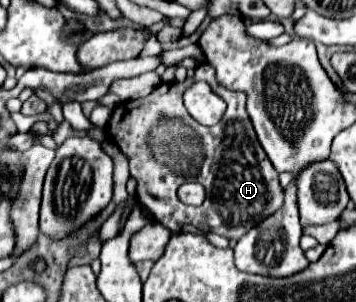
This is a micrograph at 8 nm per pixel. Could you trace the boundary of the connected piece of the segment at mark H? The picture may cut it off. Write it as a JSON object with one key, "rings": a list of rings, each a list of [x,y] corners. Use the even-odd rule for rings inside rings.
{"rings":[[[200,63],[200,67],[194,71],[194,77],[188,77],[182,83],[162,83],[152,95],[148,95],[148,99],[120,103],[110,115],[106,133],[128,157],[130,177],[140,183],[140,191],[136,189],[136,199],[148,209],[154,221],[170,229],[172,237],[182,233],[184,225],[194,225],[202,233],[218,233],[240,239],[258,221],[282,207],[284,191],[278,183],[276,169],[266,159],[264,149],[256,139],[254,127],[246,113],[246,95],[218,85],[214,67],[210,63]],[[192,81],[210,83],[210,87],[226,102],[226,113],[218,125],[204,127],[194,119],[188,119],[182,93],[192,85]],[[160,117],[180,117],[182,123],[178,119],[162,119],[152,127],[152,123],[156,123]],[[217,153],[220,153],[220,159],[216,159]],[[152,155],[160,163],[156,163]],[[186,181],[196,181],[206,189],[206,199],[200,207],[186,207],[178,199],[176,189]]]}

